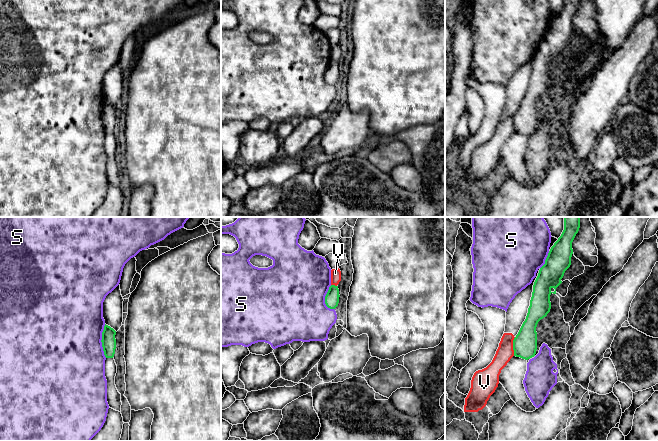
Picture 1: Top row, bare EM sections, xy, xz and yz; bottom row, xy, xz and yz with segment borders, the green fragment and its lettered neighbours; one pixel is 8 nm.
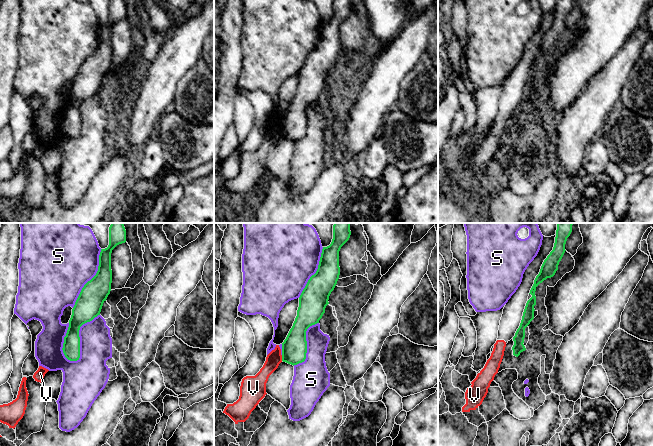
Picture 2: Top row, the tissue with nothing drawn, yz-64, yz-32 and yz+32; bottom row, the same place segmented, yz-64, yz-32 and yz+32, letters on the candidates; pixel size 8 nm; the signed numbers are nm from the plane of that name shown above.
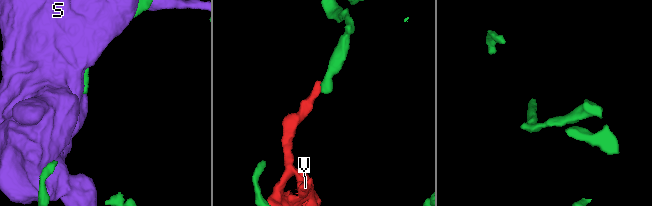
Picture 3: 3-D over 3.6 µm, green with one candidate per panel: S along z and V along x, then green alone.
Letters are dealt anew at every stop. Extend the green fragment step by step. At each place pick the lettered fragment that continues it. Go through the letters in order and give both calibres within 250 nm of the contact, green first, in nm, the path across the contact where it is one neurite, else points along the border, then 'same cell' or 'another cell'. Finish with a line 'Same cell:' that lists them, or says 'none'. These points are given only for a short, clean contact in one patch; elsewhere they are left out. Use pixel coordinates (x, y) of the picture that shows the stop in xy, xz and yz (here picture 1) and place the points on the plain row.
S: 110 nm thick on the green side, 500 nm on the other; another cell
V: 190 nm thick on the green side, 140 nm on the other; border along yz (515, 113), (513, 116), (513, 131); another cell
Same cell: none

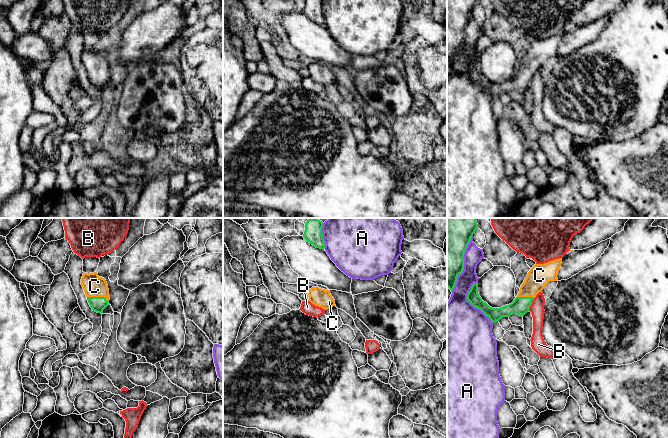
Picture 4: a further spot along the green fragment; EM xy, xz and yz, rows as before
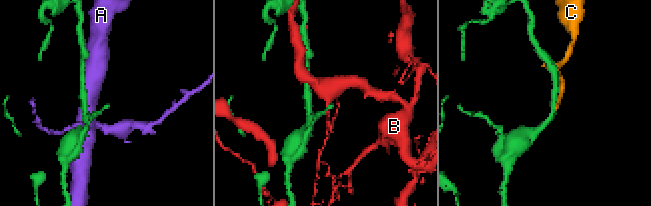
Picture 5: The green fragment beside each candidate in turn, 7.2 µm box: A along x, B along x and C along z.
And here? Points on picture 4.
A: 110 nm thick on the green side, 480 nm on the other; another cell
B: 140 nm thick on the green side, 110 nm on the other; another cell
C: 120 nm thick on the green side, 180 nm on the other; same cell
Same cell: C

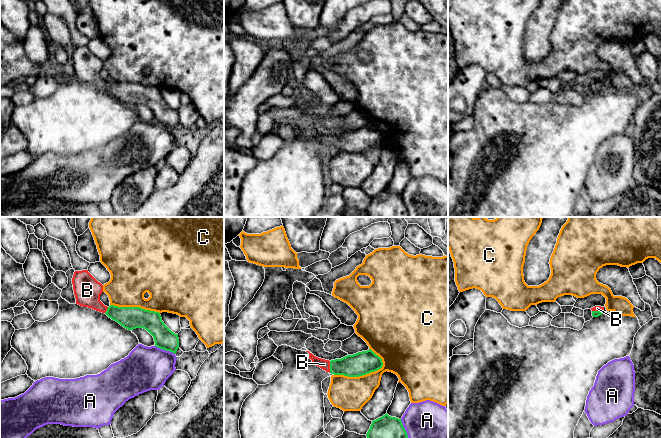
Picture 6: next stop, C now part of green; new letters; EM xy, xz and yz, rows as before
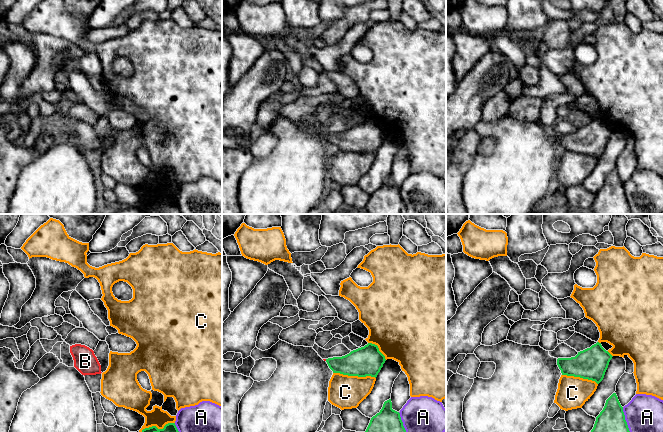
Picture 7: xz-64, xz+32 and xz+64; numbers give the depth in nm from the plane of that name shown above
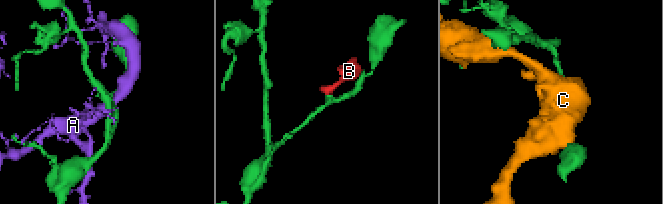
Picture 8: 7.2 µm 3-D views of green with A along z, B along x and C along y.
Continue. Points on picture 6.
A: 170 nm thick on the green side, 360 nm on the other; another cell
B: 190 nm thick on the green side, 80 nm on the other; runs through xz (359, 140), (330, 143), (324, 140); same cell
C: 190 nm thick on the green side, 280 nm on the other; another cell
Same cell: B

